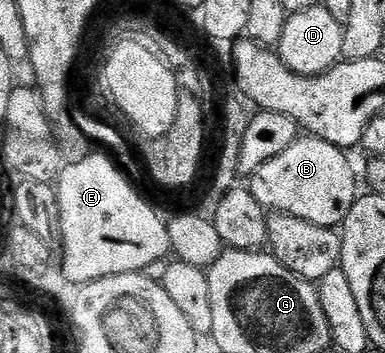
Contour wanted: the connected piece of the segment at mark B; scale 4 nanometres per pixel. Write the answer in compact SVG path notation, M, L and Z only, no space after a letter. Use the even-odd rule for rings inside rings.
M302 135L283 154L263 162L247 181L249 193L265 209L286 212L315 226L337 228L345 223L351 206L359 199L357 176L342 149L317 136Z

